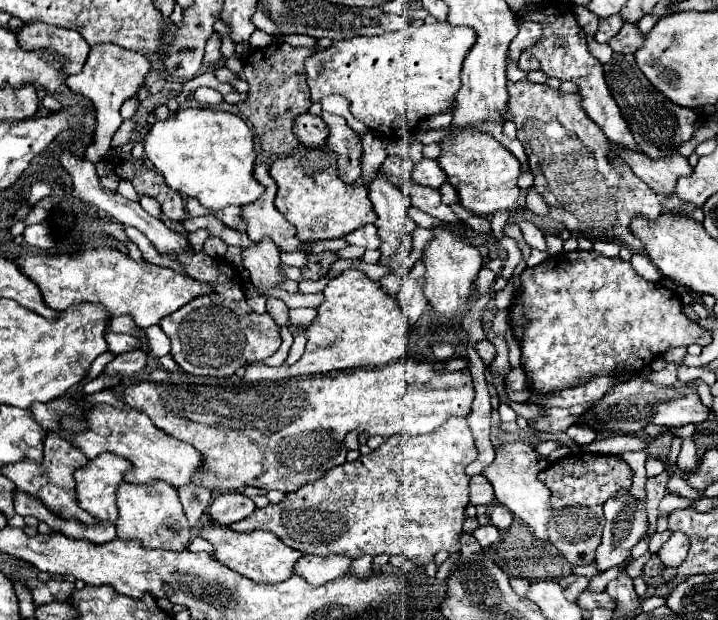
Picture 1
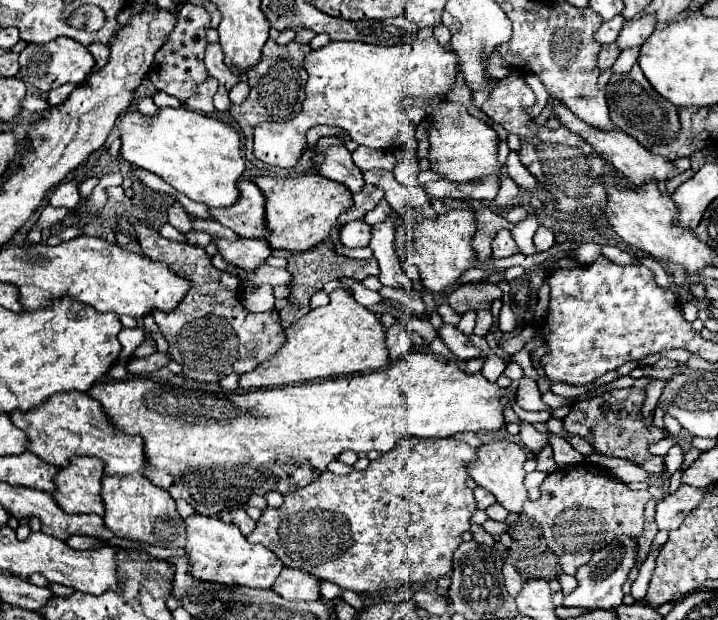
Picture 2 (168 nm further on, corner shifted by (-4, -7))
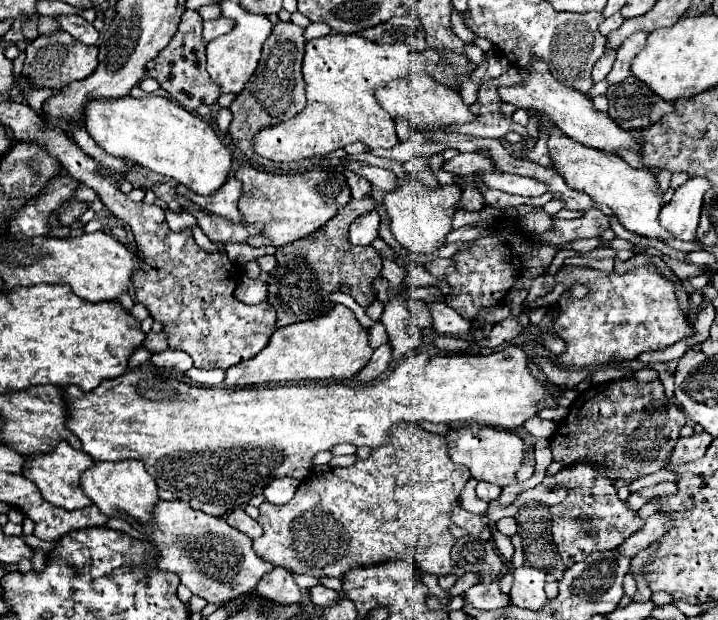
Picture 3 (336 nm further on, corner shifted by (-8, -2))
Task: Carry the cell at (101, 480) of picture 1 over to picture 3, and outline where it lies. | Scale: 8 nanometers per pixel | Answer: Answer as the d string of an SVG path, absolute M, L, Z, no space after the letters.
M62 442L62 444L56 444L50 452L42 452L42 456L26 456L22 476L32 480L38 486L38 490L46 502L60 506L64 510L80 510L80 508L86 508L92 504L92 500L84 496L82 488L78 484L80 474L86 468L90 468L90 464L94 464L94 460L86 452L76 450L70 444Z

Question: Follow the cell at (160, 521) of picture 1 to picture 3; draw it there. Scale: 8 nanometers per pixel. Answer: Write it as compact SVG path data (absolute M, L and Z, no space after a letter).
M120 460L120 462L96 462L80 476L82 492L100 508L106 516L120 516L120 512L130 514L138 522L146 522L152 516L158 498L158 486L154 478L144 470L142 460Z

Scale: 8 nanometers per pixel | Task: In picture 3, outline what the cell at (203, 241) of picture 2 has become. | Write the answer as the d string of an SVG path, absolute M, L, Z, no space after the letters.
M166 209L165 216L169 228L175 232L179 232L180 230L186 228L192 229L197 225L196 219L186 210L183 210L180 213L175 213L169 209Z

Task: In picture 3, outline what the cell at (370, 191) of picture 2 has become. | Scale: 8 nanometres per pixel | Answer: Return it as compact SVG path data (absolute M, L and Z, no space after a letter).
M374 198L350 200L342 208L342 212L338 212L338 216L334 216L326 226L318 228L318 232L312 232L310 236L296 240L294 244L276 248L276 268L268 278L268 302L276 310L278 328L302 320L314 320L330 312L330 306L334 304L328 296L332 292L338 292L342 286L348 288L350 296L362 308L368 308L376 300L376 288L372 282L380 278L382 258L372 246L354 246L346 236L352 220L374 208Z

